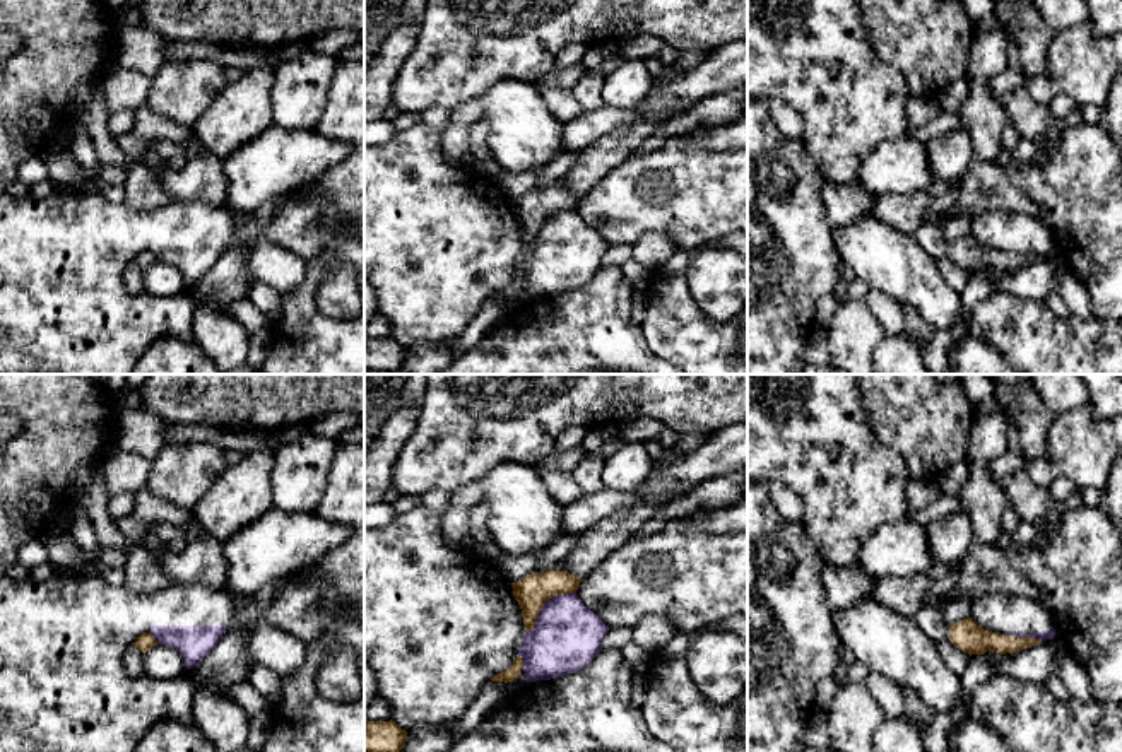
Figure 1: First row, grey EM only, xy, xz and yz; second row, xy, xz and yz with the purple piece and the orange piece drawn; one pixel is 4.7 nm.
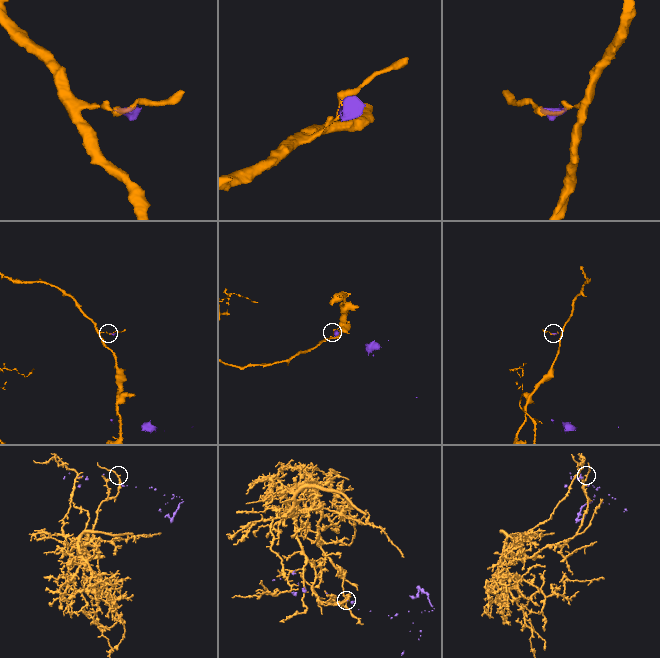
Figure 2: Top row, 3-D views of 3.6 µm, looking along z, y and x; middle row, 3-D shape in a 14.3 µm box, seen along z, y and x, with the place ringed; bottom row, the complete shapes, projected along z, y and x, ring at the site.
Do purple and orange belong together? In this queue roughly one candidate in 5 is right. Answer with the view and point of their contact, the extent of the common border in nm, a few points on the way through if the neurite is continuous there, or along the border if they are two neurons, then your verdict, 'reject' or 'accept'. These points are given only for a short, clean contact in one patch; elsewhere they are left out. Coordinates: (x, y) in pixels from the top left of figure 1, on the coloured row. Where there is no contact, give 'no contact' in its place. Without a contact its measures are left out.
meets purple in xz at (544, 604); contact 300 nm long; border along xz (575, 592), (553, 595), (543, 605), (536, 624), (525, 631); reject

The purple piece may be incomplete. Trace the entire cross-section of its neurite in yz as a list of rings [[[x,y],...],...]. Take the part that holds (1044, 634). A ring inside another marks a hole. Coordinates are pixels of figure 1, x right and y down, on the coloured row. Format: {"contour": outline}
{"contour": [[[992,593],[970,603],[970,617],[989,632],[1040,641],[1055,636],[1054,614],[1040,598],[1021,593]]]}

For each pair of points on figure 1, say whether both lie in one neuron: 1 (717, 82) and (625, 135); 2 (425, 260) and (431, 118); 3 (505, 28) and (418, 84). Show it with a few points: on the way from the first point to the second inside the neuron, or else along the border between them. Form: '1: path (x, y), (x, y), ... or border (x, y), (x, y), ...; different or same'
1: path (695, 84), (673, 98), (647, 123); same
2: border (421, 122), (442, 130); different
3: path (483, 28), (440, 70); same

